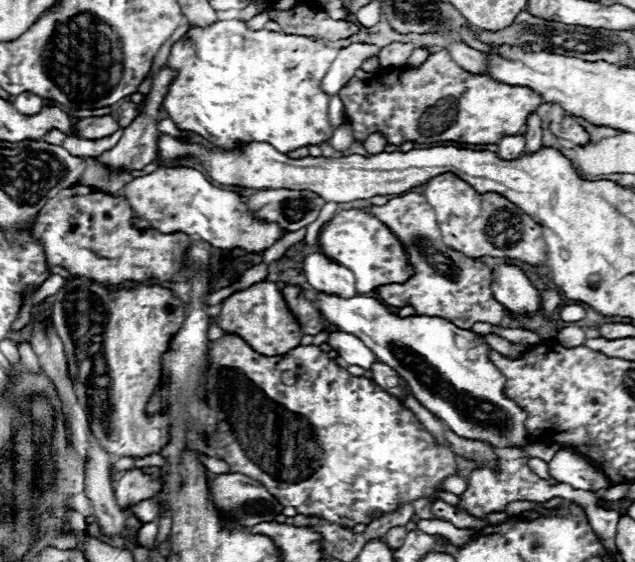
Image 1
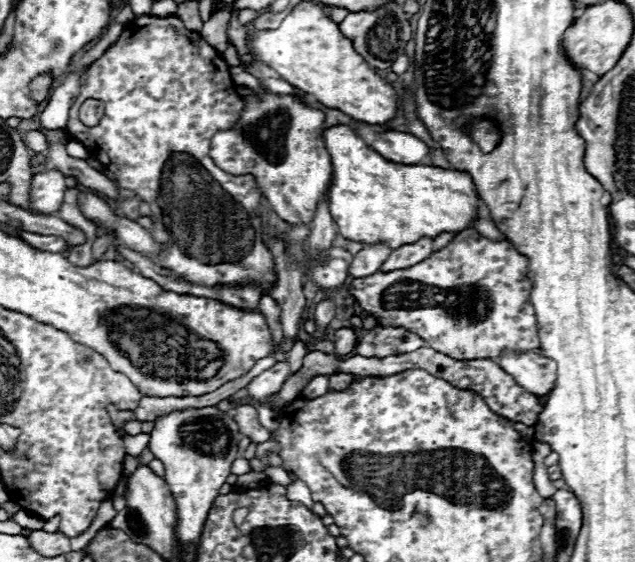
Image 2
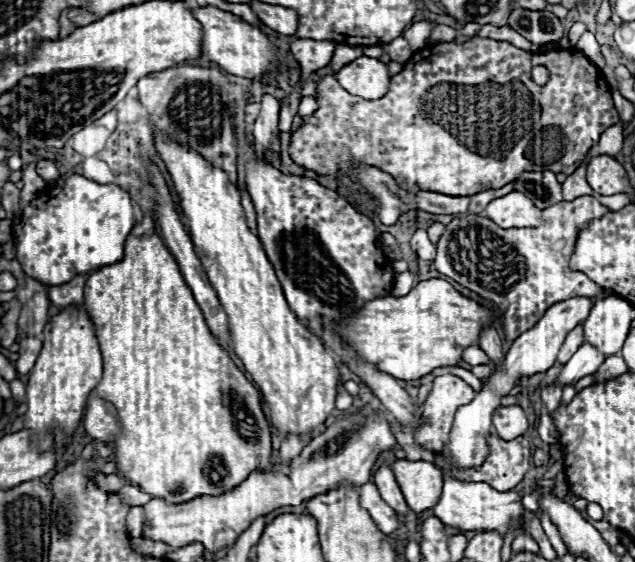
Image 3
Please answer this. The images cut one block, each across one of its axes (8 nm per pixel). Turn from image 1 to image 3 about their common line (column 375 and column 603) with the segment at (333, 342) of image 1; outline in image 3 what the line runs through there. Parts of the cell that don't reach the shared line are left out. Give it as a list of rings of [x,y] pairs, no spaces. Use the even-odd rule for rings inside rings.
[[[582,344],[576,354],[564,364],[560,376],[558,376],[558,384],[566,386],[566,384],[576,384],[580,378],[594,374],[602,362],[604,362],[604,354],[600,354],[600,350],[596,350],[594,346]]]

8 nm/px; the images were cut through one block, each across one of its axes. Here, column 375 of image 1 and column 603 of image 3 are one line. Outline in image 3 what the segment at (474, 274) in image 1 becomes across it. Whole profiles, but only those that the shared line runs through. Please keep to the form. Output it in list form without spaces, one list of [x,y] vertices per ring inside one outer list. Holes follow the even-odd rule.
[[[580,196],[572,202],[564,200],[542,210],[542,224],[538,228],[504,230],[486,216],[458,216],[446,224],[446,230],[436,244],[438,254],[434,258],[434,268],[482,298],[496,302],[502,312],[504,334],[514,340],[530,330],[552,304],[574,296],[592,298],[604,292],[586,274],[574,272],[566,264],[572,256],[580,228],[604,214],[608,214],[608,208],[594,196]]]

